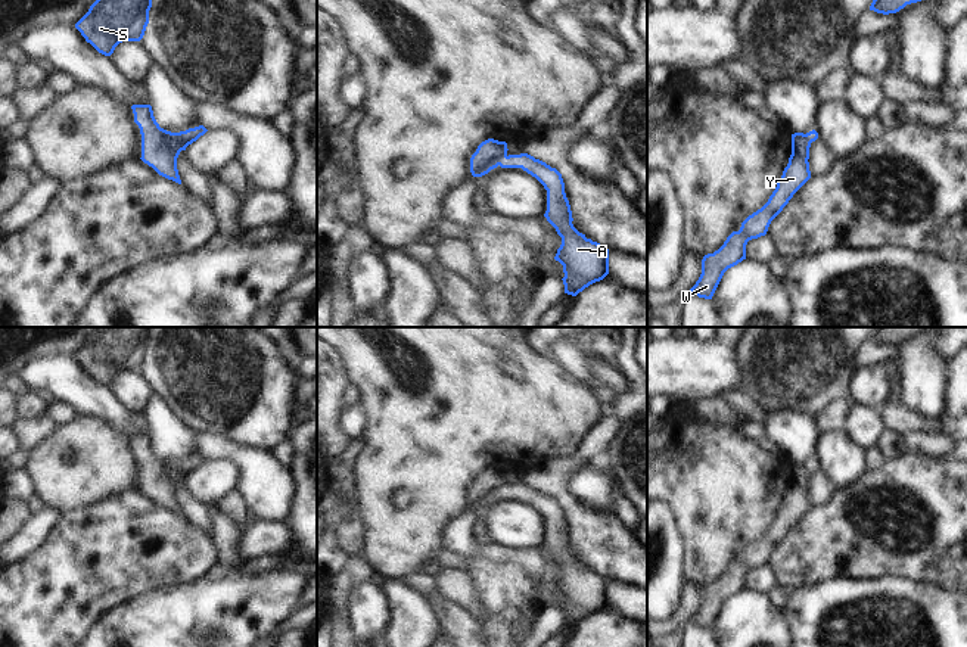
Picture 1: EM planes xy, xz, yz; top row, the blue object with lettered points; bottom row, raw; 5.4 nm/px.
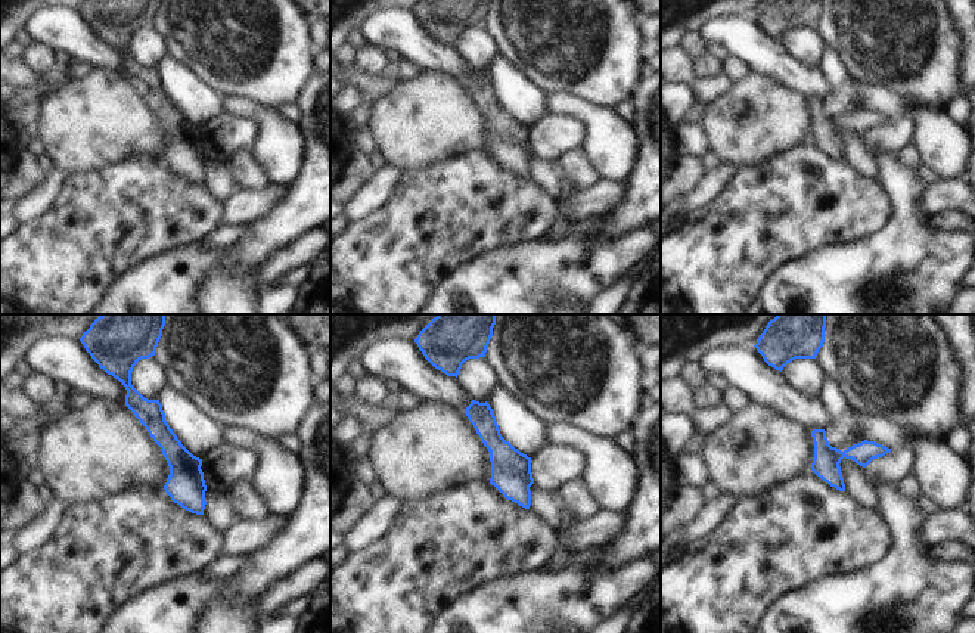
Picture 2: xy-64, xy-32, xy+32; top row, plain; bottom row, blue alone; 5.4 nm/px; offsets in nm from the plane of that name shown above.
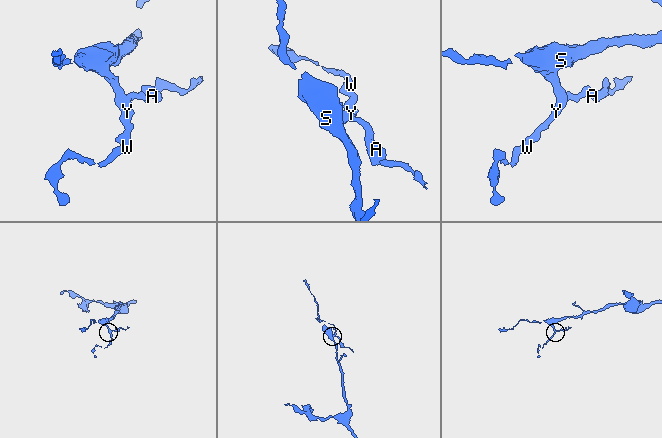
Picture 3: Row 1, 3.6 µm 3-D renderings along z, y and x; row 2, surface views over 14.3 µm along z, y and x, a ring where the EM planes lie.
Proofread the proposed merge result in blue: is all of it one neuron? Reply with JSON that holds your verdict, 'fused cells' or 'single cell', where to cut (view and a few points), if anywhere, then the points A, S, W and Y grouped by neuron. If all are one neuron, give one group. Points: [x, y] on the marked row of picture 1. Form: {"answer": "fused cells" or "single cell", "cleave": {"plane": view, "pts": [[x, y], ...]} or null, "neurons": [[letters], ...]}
{"answer": "fused cells", "cleave": {"plane": "xy", "pts": [[173, 133], [186, 146]]}, "neurons": [["A"], ["S", "W", "Y"]]}

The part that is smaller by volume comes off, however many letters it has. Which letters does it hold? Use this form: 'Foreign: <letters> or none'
Foreign: A

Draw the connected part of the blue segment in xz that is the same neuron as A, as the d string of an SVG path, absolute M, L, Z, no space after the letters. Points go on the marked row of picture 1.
M528 153L504 156L500 161L500 167L522 168L547 190L544 217L562 237L562 245L554 259L563 265L565 293L576 296L590 284L603 280L609 274L609 249L587 239L585 234L573 227L562 174Z

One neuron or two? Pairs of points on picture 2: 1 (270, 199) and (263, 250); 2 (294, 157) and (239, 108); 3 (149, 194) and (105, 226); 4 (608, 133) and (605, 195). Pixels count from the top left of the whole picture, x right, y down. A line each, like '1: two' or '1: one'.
1: two
2: one
3: one
4: two

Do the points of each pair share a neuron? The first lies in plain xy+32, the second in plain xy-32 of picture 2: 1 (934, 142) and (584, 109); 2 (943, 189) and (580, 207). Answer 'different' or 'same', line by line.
1: same
2: same

